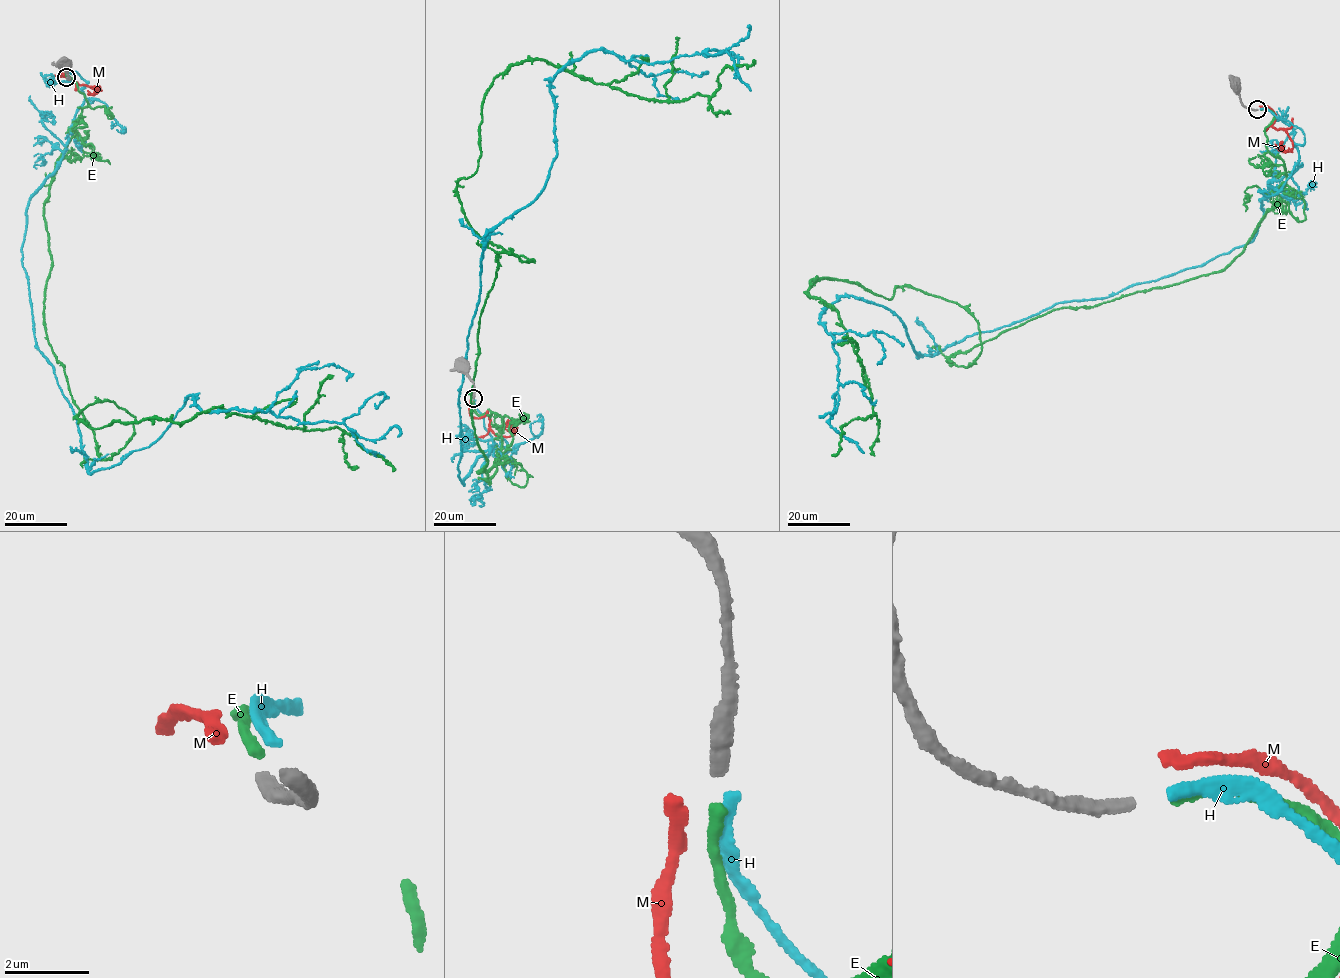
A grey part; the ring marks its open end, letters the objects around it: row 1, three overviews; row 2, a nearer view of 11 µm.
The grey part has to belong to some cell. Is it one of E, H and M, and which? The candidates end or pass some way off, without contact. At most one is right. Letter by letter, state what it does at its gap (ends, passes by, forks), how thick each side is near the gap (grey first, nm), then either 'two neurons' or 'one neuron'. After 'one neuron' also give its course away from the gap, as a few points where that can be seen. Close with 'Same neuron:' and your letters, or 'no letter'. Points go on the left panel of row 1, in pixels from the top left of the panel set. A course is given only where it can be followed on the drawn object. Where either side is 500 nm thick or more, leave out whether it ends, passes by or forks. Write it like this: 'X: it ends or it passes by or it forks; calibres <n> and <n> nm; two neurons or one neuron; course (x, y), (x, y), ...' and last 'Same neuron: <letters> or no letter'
E: it ends; calibres 300 and 280 nm; one neuron; course (66, 76), (43, 312), (100, 458), (134, 430), (106, 400), (77, 417), (338, 427), (394, 471)
H: it ends; calibres 300 and 260 nm; two neurons
M: it ends; calibres 300 and 320 nm; two neurons
Same neuron: E

